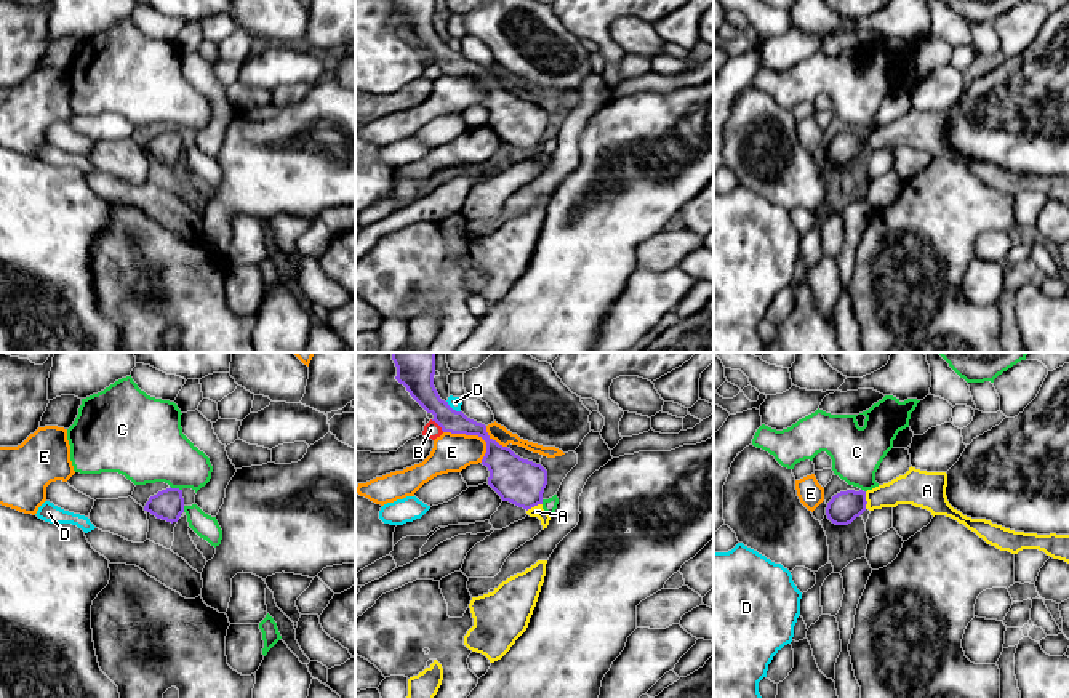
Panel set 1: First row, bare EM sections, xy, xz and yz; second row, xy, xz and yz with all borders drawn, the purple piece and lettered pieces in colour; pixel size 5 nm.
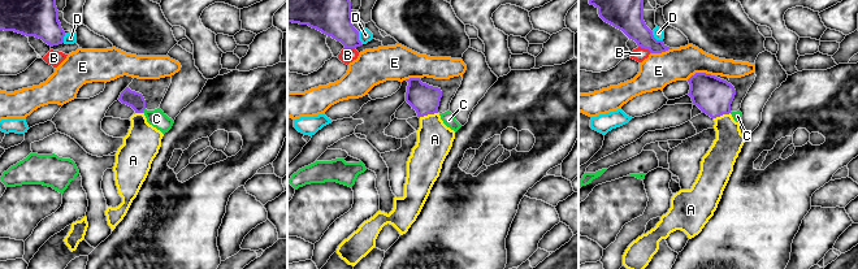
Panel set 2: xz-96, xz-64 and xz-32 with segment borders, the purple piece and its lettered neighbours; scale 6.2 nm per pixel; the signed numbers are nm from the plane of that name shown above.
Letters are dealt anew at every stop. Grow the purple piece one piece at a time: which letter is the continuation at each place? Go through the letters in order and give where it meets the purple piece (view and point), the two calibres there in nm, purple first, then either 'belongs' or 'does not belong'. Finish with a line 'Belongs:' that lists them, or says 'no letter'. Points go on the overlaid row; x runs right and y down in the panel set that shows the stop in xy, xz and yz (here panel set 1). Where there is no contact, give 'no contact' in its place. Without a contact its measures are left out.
A: contact yz (864, 500); calibres 160 and 160 nm; belongs
B: contact xz (437, 423); calibres 160 and 80 nm; does not belong
C: contact xy (176, 489); calibres 160 and 360 nm; does not belong
D: contact xz (452, 409); calibres 180 and 60 nm; does not belong
E: contact xz (474, 434); calibres 190 and 190 nm; does not belong
Belongs: A

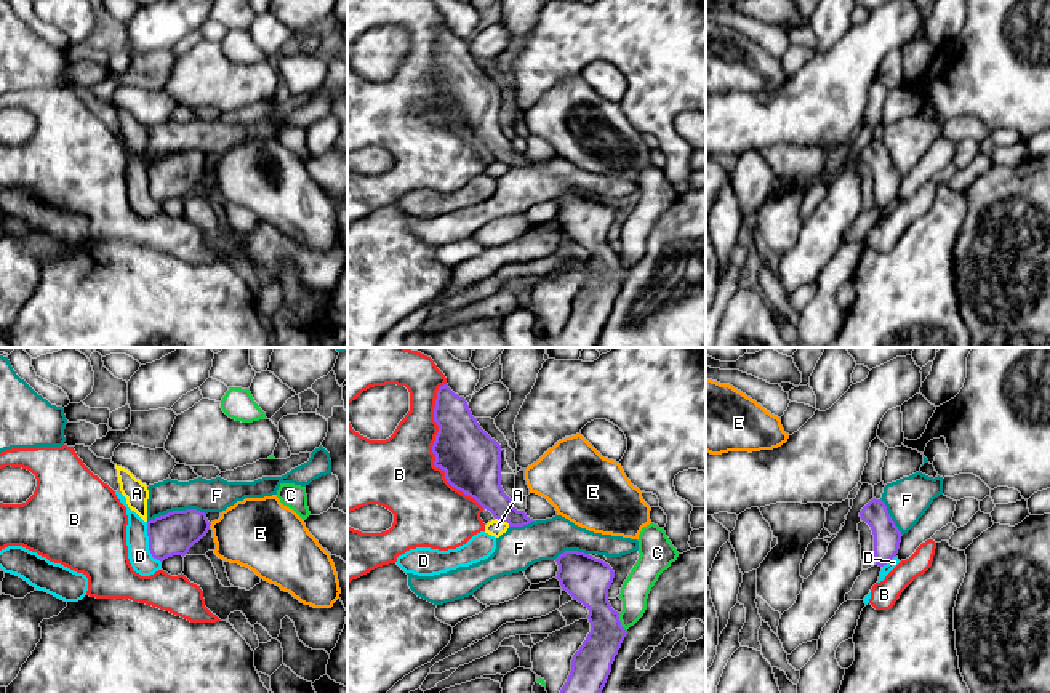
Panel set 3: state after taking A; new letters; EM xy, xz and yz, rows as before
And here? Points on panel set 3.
A: contact xz (503, 520); calibres 220 and 80 nm; does not belong
B: contact xz (432, 452); calibres 300 and 360 nm; does not belong
C: contact xz (620, 623); calibres 200 and 140 nm; does not belong
D: contact xy (149, 543); calibres 220 and 120 nm; does not belong
E: contact xy (210, 524); calibres 220 and 360 nm; does not belong
F: contact xy (176, 511); calibres 220 and 170 nm; does not belong
Belongs: no letter

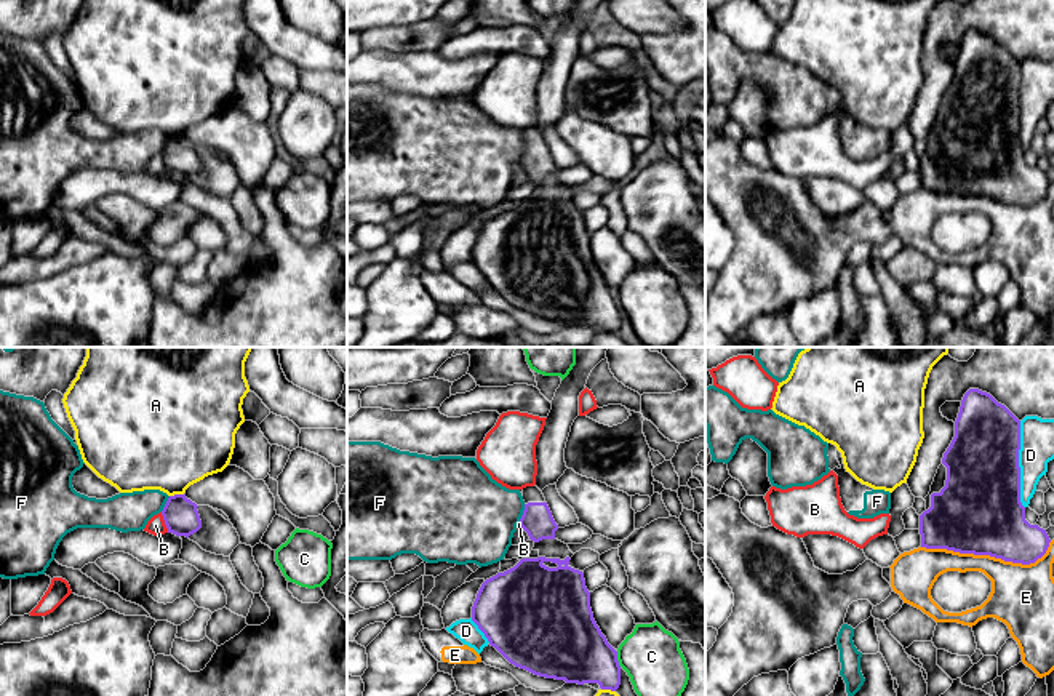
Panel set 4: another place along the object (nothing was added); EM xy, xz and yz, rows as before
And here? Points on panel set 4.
A: contact xy (176, 495); calibres 180 and 440 nm; does not belong
B: contact xy (165, 522); calibres 180 and 90 nm; does not belong
C: contact xz (616, 660); calibres 340 and 300 nm; does not belong
D: contact yz (1018, 464); calibres 380 and 180 nm; does not belong
E: contact yz (989, 554); calibres 420 and 280 nm; does not belong
F: contact xz (523, 514); calibres 160 and 420 nm; does not belong
Belongs: no letter

